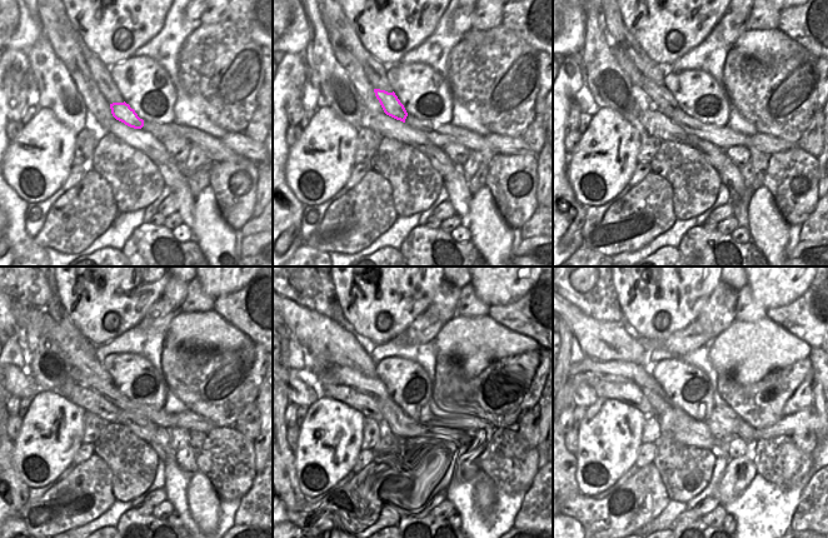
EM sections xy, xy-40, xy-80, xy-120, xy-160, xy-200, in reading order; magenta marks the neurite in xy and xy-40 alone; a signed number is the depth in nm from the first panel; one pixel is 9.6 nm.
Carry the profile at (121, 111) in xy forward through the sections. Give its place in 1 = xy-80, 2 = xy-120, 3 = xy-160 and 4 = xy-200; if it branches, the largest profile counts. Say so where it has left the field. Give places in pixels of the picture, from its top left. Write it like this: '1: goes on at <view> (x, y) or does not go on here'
1: goes on at xy-80 (659, 94)
2: goes on at xy-120 (70, 348)
3: goes on at xy-160 (324, 338)
4: goes on at xy-200 (599, 339)

